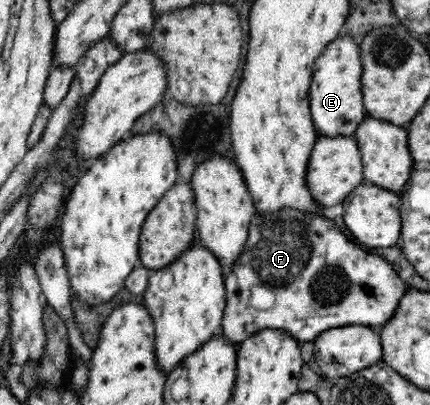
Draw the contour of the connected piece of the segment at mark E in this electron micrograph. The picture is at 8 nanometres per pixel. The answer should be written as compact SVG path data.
M339 36L323 49L311 76L309 111L319 136L353 136L367 114L362 95L361 49L353 37Z

